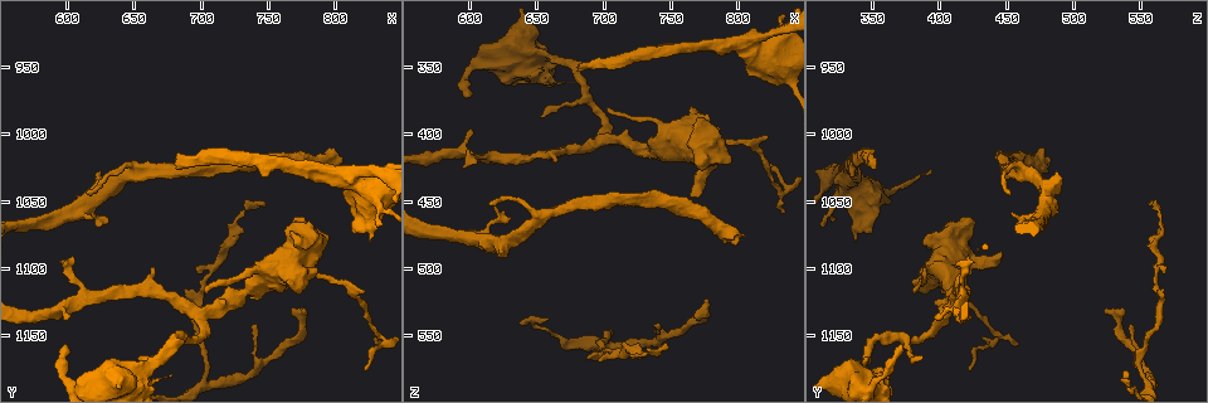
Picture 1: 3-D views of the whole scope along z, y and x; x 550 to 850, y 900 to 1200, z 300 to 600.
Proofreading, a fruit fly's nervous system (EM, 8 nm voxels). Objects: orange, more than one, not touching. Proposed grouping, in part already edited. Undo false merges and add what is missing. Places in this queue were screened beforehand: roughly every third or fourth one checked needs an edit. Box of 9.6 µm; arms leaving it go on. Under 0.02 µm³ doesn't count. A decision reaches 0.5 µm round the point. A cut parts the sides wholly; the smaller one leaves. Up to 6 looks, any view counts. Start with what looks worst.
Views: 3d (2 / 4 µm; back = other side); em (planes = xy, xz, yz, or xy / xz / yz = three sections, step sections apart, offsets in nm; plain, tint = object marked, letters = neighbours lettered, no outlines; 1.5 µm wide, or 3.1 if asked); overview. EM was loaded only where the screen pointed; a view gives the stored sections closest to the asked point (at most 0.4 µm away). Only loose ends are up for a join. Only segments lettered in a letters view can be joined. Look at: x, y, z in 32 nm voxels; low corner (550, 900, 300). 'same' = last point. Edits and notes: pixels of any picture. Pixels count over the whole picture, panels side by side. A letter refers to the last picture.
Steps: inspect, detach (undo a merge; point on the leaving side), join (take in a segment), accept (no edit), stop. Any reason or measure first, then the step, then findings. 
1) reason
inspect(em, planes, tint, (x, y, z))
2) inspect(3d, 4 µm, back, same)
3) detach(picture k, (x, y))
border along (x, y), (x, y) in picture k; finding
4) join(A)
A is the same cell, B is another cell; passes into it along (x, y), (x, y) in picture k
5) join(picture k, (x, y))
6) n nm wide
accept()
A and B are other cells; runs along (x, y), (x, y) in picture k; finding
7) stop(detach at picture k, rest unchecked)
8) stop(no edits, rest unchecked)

inspect(em, planes, letters, (776, 1134, 522))

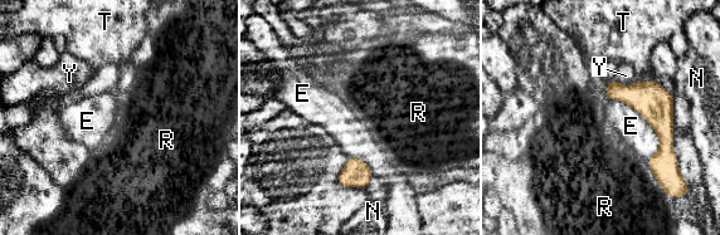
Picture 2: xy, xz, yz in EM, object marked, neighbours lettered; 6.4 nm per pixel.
accept()
E, N, R, T and Y are other cells; border along (603, 92), (607, 97) in picture 2; no lettered segment goes on from it

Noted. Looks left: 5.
end of a long branch
inspect(em, yz, step 4, letters, (682, 1022, 354))

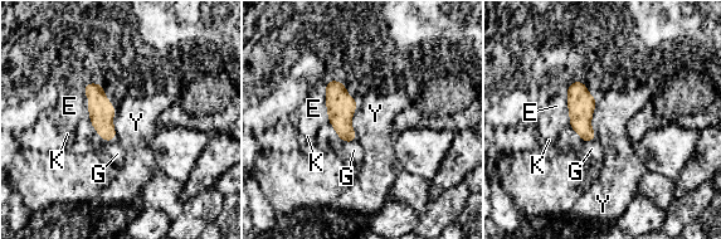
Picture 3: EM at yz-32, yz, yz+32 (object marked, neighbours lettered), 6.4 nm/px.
accept()
E, G, K and Y are other cells; border along (594, 107), (592, 130), (597, 136) in picture 3; no lettered segment goes on from it

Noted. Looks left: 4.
calibre changes
inspect(em, planes, tint, (810, 1036, 336))

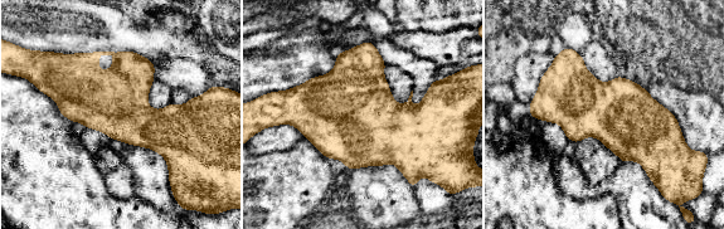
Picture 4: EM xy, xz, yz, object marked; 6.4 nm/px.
see the neighbours
inspect(em, planes, letters, same)

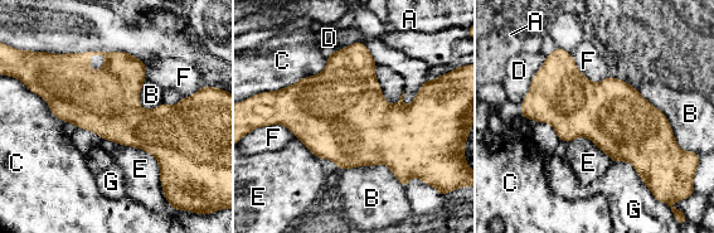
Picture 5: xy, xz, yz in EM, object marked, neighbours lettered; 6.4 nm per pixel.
accept()
A, B, C, D, E, F and G are other cells; border along (120, 144), (146, 150), (160, 179) in picture 5; continuous, no second cell

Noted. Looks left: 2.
stop(no edits, rest unchecked)

